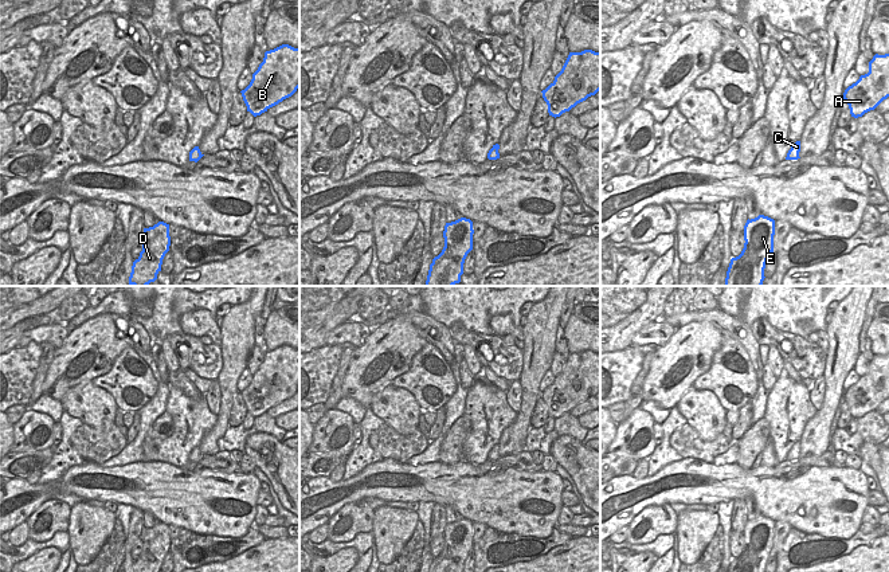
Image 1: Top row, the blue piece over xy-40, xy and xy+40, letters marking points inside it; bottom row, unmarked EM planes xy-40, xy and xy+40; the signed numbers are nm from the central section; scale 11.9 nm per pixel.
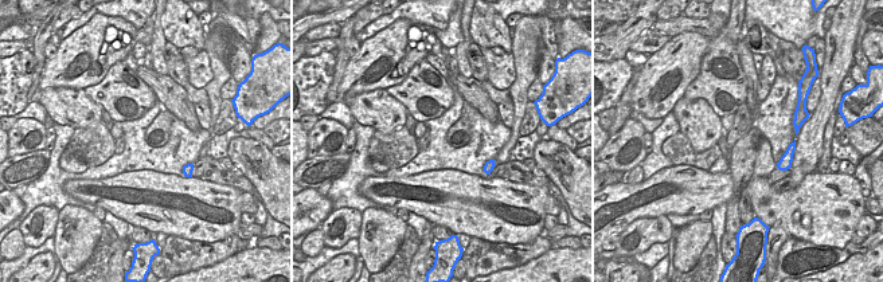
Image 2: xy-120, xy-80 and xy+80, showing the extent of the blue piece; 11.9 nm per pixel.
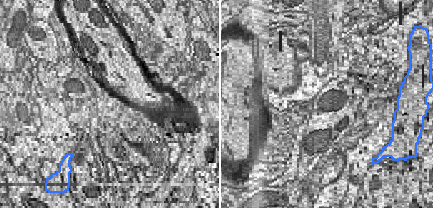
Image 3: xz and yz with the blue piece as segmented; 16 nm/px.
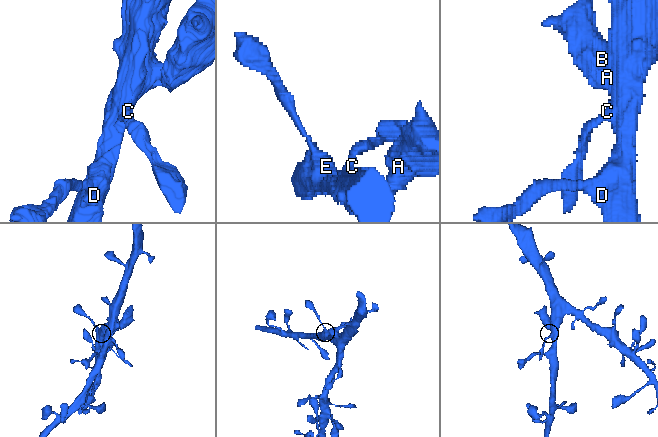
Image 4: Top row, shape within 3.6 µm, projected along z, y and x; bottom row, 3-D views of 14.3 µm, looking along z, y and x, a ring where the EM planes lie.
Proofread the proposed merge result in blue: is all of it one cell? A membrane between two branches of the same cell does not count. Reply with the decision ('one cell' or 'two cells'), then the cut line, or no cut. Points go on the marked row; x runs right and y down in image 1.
one cell; no cut

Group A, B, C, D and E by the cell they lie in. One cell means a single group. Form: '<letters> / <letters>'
A B C D E

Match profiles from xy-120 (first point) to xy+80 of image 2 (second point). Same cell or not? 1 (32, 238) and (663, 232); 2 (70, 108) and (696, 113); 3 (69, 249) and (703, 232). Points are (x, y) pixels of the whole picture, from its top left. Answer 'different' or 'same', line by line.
1: same
2: same
3: same

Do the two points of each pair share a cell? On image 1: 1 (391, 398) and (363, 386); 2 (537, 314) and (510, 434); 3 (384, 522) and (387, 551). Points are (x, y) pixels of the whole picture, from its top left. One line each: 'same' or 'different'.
1: different
2: same
3: same

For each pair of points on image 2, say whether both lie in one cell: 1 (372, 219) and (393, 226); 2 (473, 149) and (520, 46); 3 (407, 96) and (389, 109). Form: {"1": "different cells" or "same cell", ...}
{"1": "same cell", "2": "different cells", "3": "different cells"}

